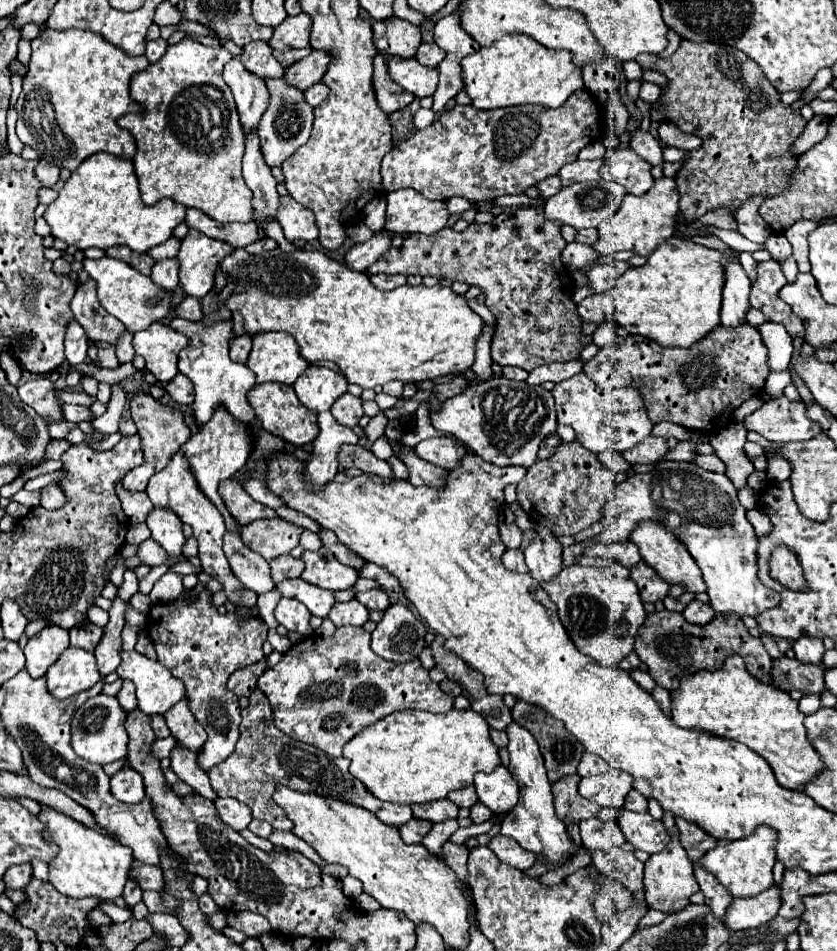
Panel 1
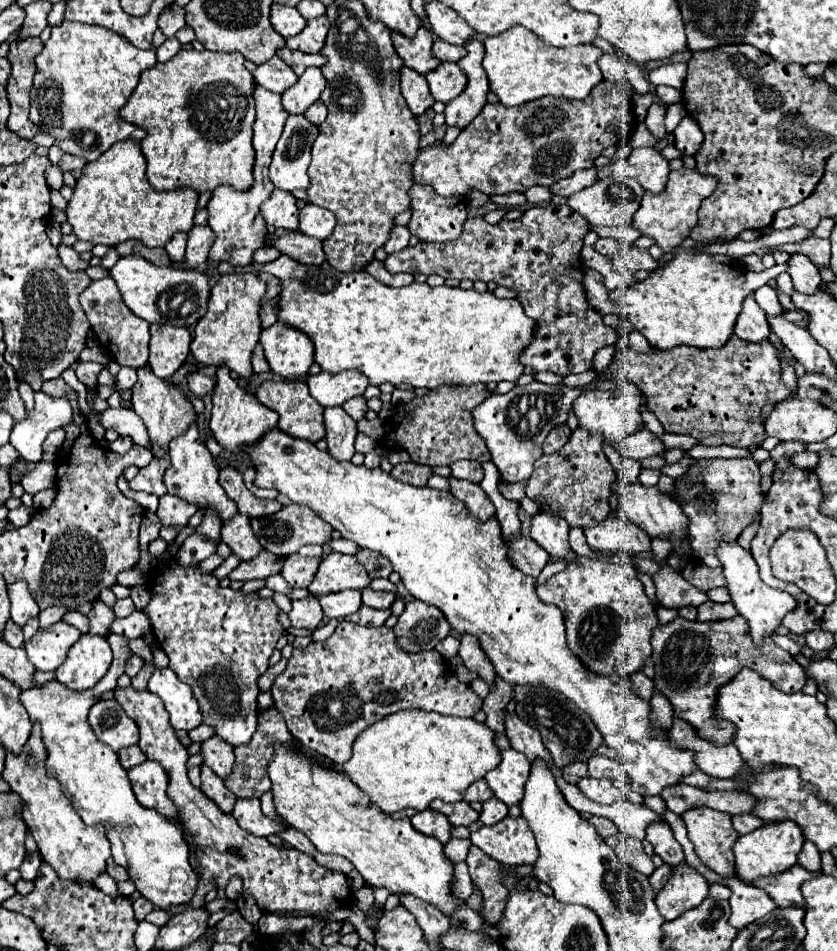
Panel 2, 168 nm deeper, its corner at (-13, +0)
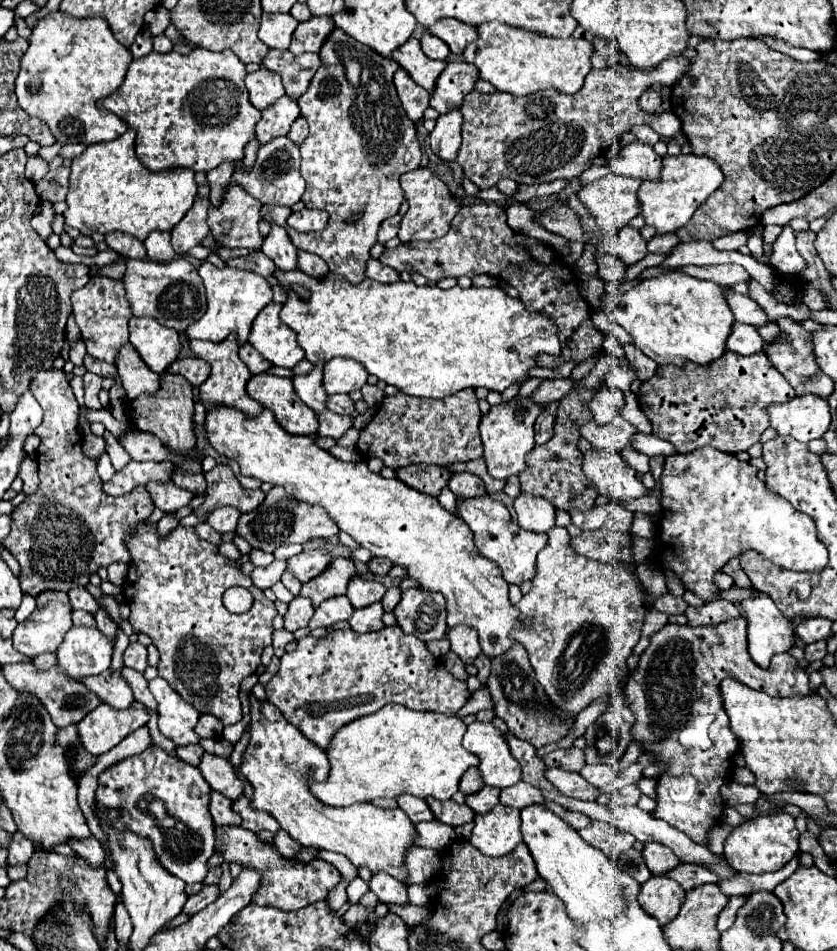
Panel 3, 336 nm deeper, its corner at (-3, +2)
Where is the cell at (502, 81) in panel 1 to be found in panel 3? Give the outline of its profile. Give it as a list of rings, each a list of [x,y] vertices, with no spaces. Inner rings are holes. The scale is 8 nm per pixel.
[[[492,21],[478,27],[478,39],[470,43],[462,55],[466,63],[478,67],[480,79],[490,81],[498,91],[520,97],[546,89],[576,93],[582,87],[584,77],[592,71],[592,51],[594,47],[586,39],[542,37],[500,21]]]

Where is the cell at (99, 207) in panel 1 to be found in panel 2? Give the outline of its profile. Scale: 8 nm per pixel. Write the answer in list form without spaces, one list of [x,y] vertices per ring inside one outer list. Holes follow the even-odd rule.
[[[120,141],[96,161],[86,163],[82,177],[76,181],[66,215],[74,235],[94,245],[118,245],[128,239],[138,239],[146,247],[164,247],[174,233],[192,229],[196,205],[198,191],[192,187],[156,191],[148,183],[146,159],[140,151],[140,143]]]

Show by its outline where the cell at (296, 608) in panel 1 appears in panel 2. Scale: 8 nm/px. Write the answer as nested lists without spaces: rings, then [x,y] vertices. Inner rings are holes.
[[[310,595],[306,599],[292,601],[292,611],[288,613],[288,617],[292,621],[292,627],[314,631],[318,627],[318,623],[322,621],[324,613],[322,613],[322,607],[316,601],[316,597]]]

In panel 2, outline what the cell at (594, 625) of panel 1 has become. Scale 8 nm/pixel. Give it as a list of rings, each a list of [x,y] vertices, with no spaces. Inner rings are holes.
[[[578,555],[568,561],[564,571],[542,583],[536,593],[542,603],[556,605],[562,611],[568,647],[588,671],[606,677],[628,677],[650,657],[650,637],[658,627],[656,607],[646,597],[634,565]]]

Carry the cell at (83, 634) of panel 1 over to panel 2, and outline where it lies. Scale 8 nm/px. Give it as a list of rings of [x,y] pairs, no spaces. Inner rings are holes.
[[[96,599],[92,603],[92,611],[88,613],[88,619],[90,619],[90,633],[108,637],[108,627],[116,617],[108,605],[104,605],[100,599]]]

